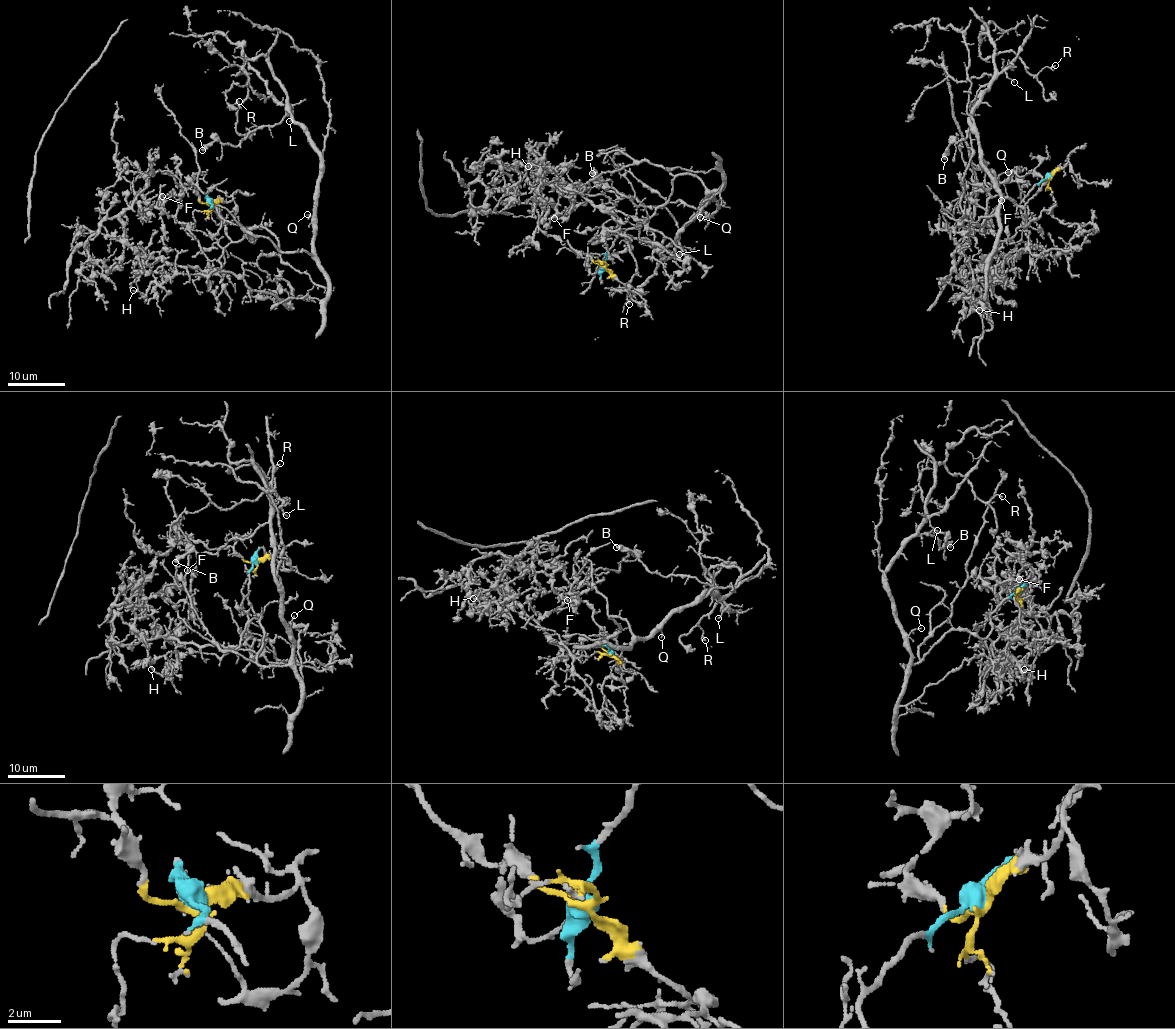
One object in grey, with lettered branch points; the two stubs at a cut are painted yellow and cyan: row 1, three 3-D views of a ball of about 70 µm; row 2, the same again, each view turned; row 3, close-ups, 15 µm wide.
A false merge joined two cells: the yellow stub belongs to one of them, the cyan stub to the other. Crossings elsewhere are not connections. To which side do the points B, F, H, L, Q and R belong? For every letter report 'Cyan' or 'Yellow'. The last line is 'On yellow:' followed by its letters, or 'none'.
B: Cyan
F: Yellow
H: Yellow
L: Cyan
Q: Cyan
R: Cyan
On yellow: F, H

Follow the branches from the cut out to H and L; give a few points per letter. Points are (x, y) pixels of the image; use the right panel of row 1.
H: (1050, 179), (1035, 169), (1013, 171), (969, 198), (969, 211), (950, 235), (965, 257), (967, 290), (979, 309)
L: (1050, 177), (1025, 198), (1025, 215), (1005, 198), (978, 223), (1000, 190), (970, 114), (1003, 71), (1014, 82)

